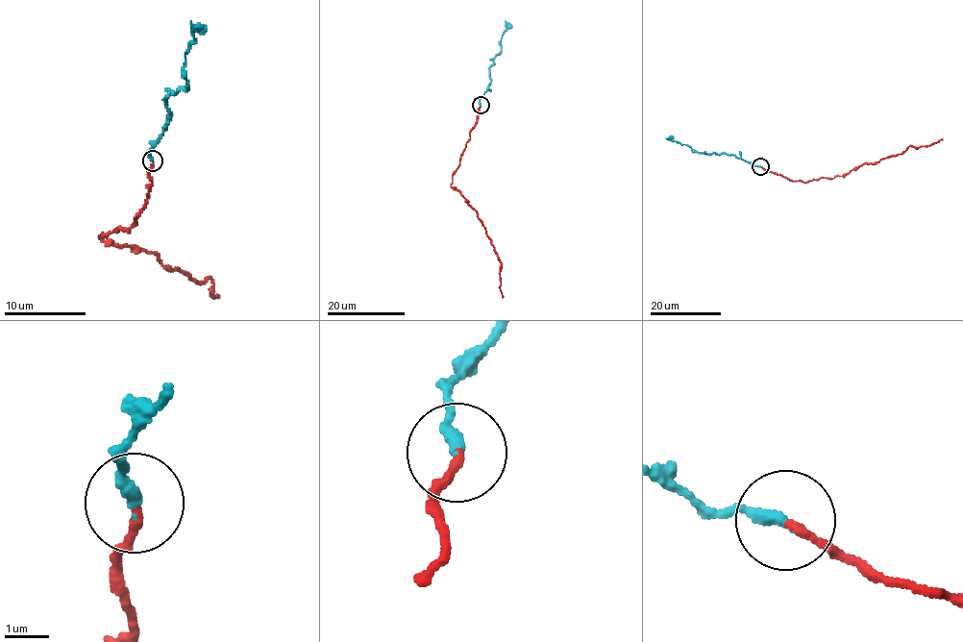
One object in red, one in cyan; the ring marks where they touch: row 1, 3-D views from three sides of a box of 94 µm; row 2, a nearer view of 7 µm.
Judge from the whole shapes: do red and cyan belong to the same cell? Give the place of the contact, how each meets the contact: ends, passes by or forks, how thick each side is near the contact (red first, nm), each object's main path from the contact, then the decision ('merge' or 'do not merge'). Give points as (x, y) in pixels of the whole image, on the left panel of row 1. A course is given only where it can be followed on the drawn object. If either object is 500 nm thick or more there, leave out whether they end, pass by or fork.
at (152, 160); red ends there; cyan ends there; 190 nm thick on the red side, 300 nm on the other; red runs (153, 160), (136, 225), (99, 237), (155, 254), (200, 283), (211, 279), (219, 296); cyan runs (153, 160), (150, 153), (170, 114), (166, 98), (188, 86), (185, 57), (190, 44), (196, 39), (190, 21); merge

